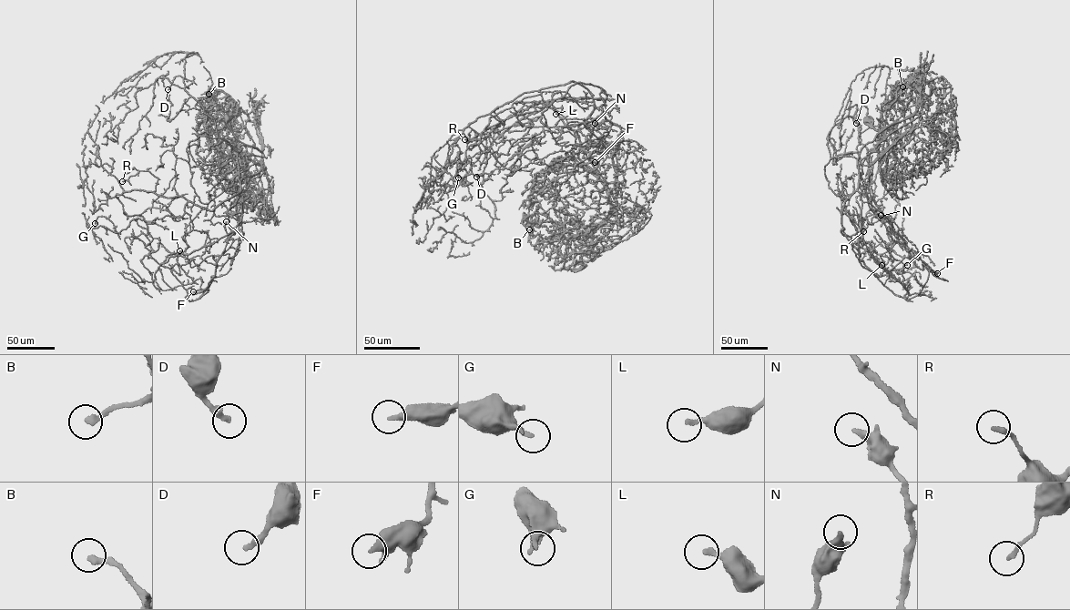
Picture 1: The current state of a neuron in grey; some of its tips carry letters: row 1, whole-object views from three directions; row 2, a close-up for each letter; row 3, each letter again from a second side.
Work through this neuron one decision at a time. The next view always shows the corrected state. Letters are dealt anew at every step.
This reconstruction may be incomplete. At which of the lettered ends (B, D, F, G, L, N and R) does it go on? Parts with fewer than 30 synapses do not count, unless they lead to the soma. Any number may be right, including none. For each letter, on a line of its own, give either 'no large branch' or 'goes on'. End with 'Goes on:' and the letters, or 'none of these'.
B: no large branch
D: no large branch
F: no large branch
G: no large branch
L: no large branch
N: no large branch
R: no large branch
Goes on: none of these

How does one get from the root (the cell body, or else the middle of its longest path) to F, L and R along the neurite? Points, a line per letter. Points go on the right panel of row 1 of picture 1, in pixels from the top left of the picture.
F: (867, 120), (879, 130), (888, 127), (857, 160), (864, 243), (910, 294), (921, 291), (930, 268), (937, 273)
L: (867, 120), (879, 130), (888, 127), (861, 150), (858, 188), (840, 221), (859, 254), (869, 251), (881, 265)
R: (867, 120), (879, 130), (888, 127), (861, 150), (840, 231), (856, 232), (853, 214), (863, 231)

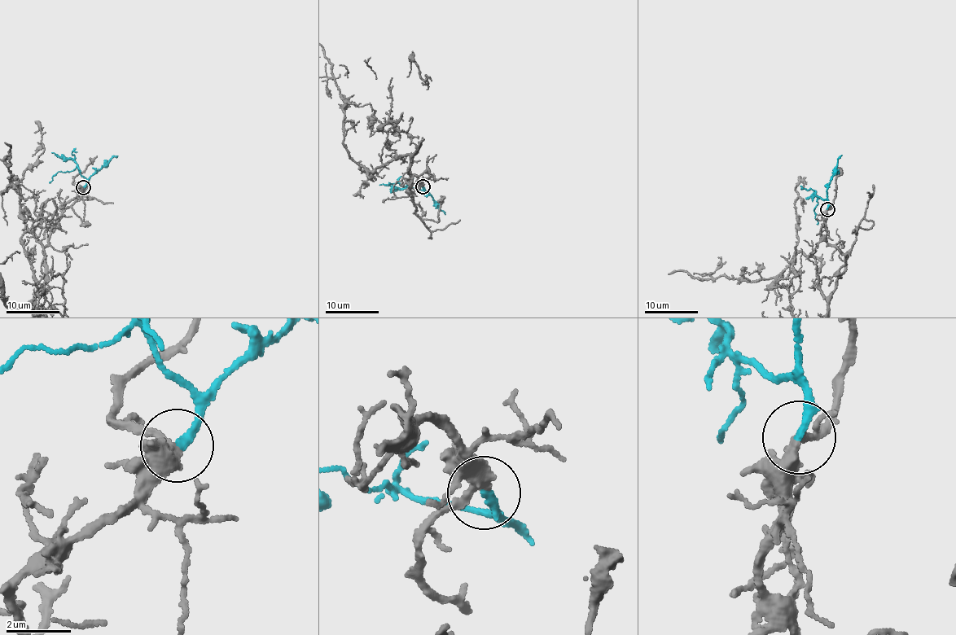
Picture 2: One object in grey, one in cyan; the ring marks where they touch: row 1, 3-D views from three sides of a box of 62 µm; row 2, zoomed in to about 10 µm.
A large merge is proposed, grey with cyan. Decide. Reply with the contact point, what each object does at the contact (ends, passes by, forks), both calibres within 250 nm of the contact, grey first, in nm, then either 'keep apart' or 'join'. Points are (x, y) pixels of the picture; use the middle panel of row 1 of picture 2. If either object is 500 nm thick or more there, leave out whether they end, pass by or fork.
place (423, 186); grey passes by; cyan ends; calibres 360 and 240 nm; join

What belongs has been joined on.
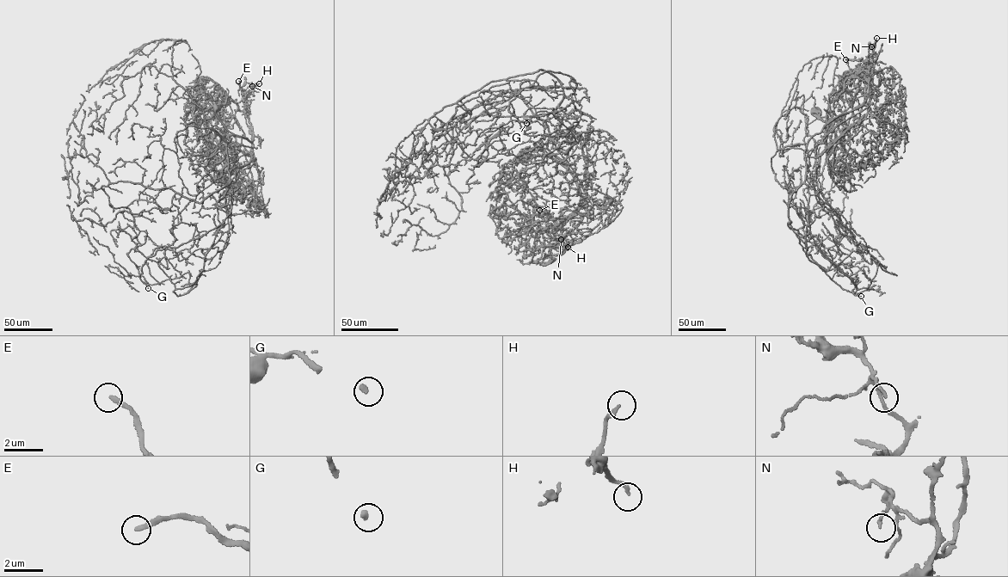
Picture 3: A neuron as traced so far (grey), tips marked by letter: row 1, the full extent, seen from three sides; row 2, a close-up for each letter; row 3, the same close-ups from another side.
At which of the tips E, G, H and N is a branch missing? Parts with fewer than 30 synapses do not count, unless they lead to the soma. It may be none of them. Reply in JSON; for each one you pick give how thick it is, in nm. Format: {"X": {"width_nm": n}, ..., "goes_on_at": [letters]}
{"E": {"width_nm": 200}, "G": {"width_nm": 220}, "goes_on_at": ["E", "G"]}

